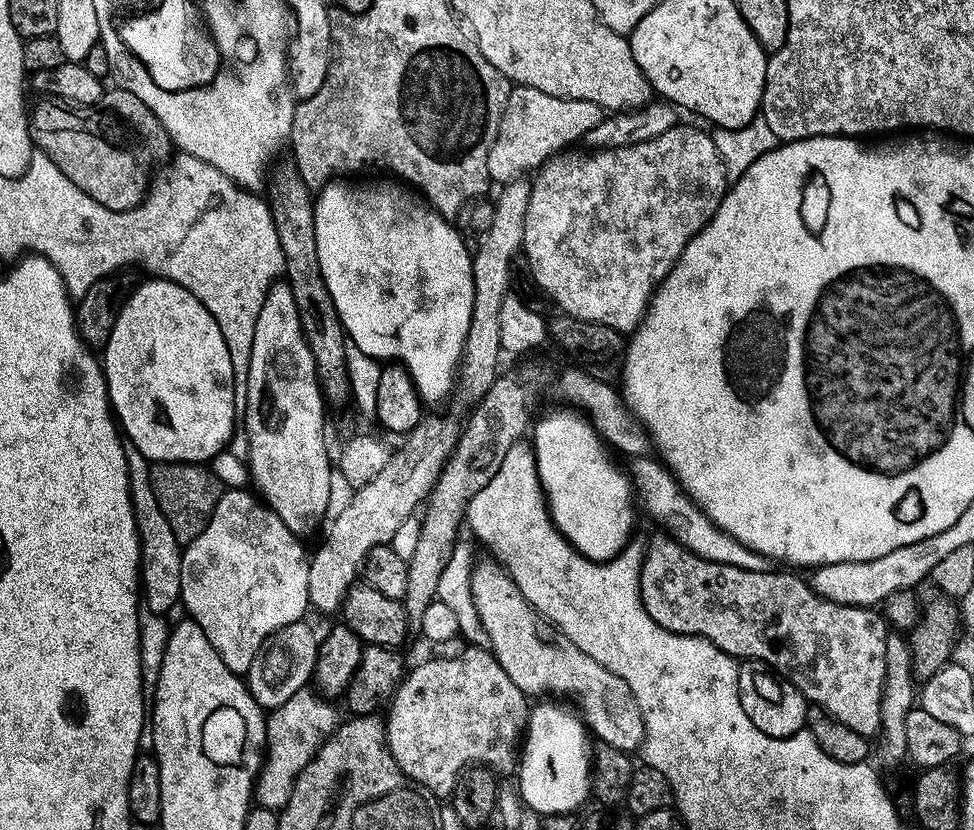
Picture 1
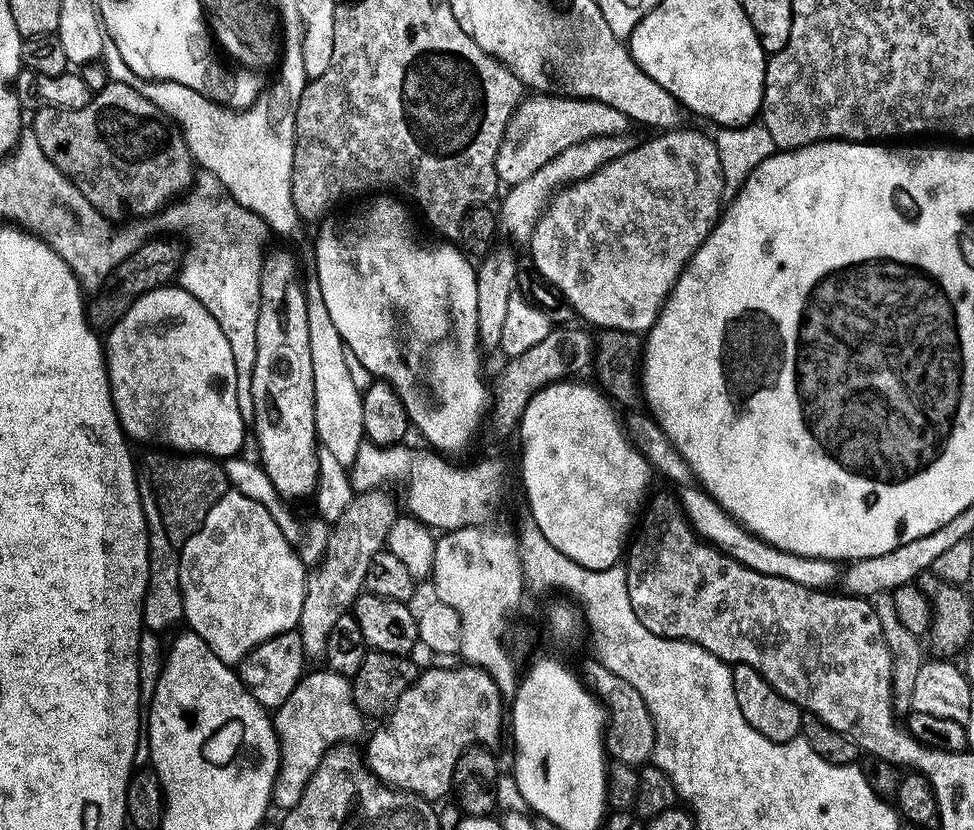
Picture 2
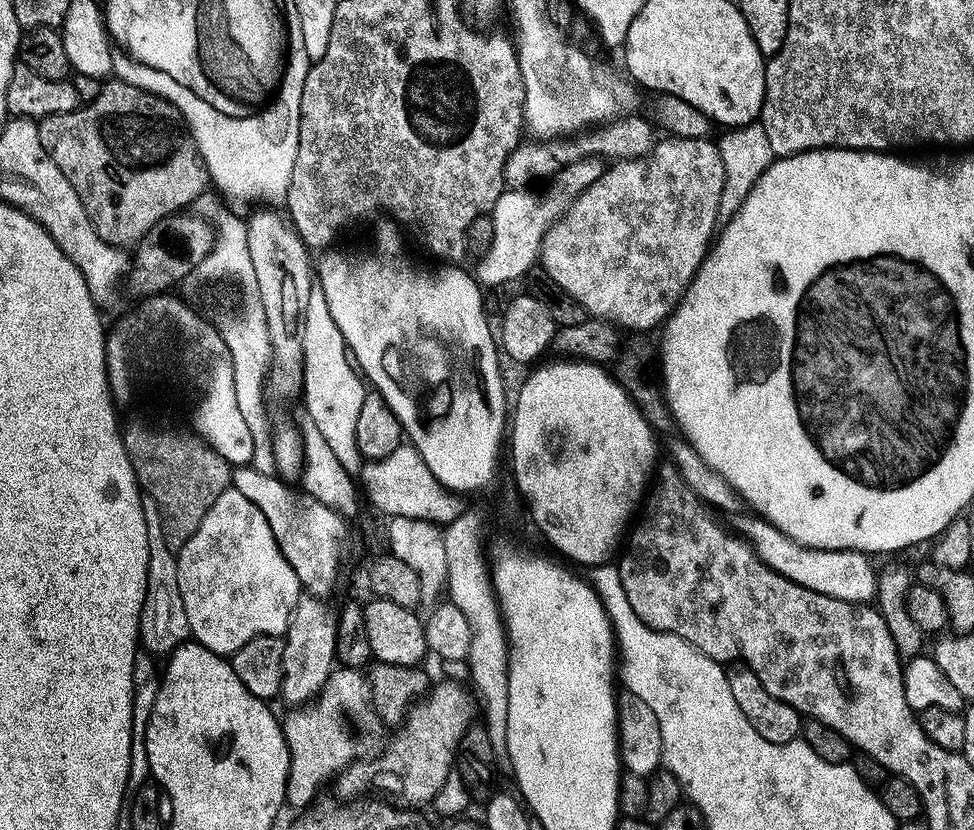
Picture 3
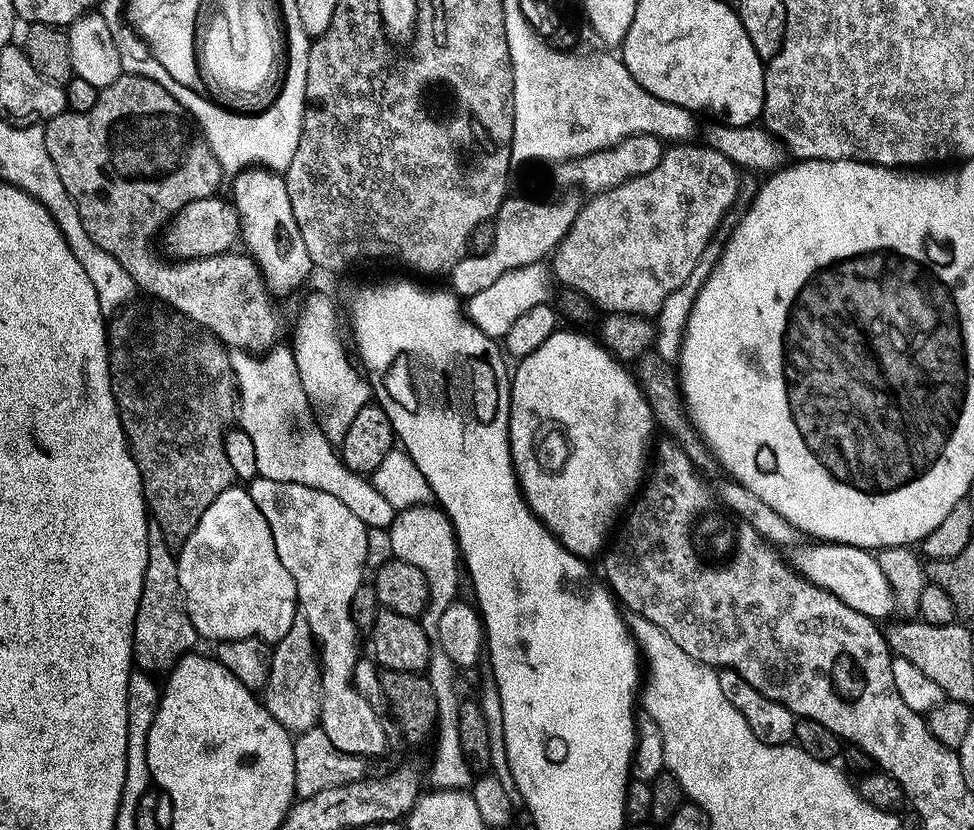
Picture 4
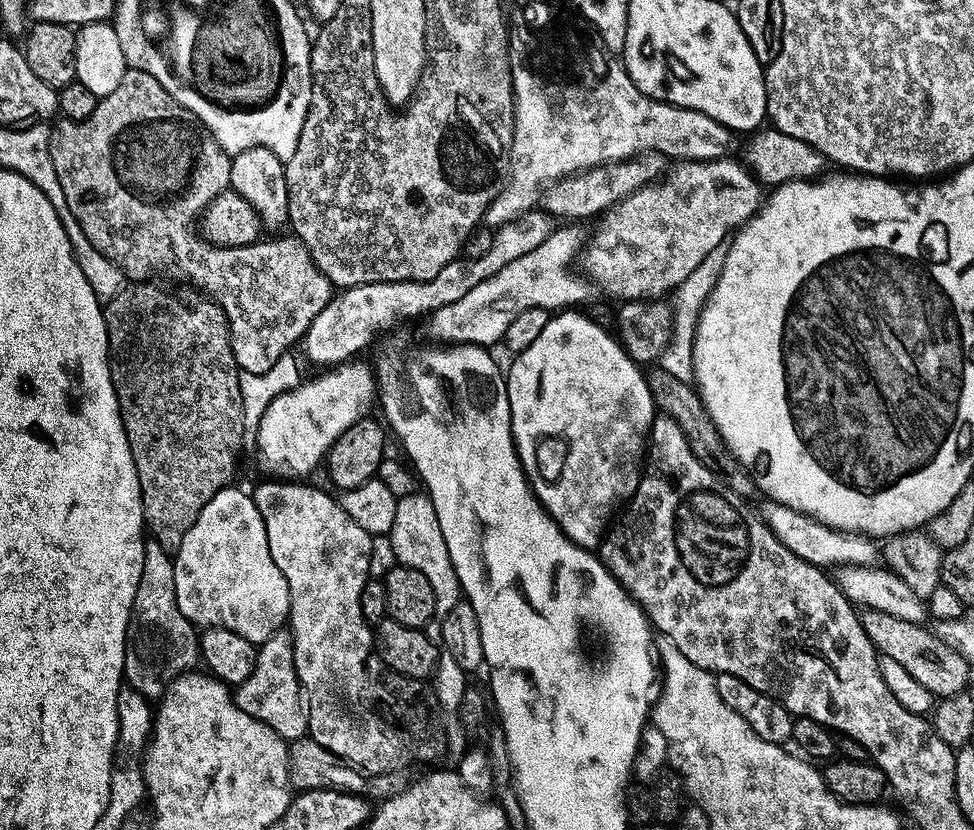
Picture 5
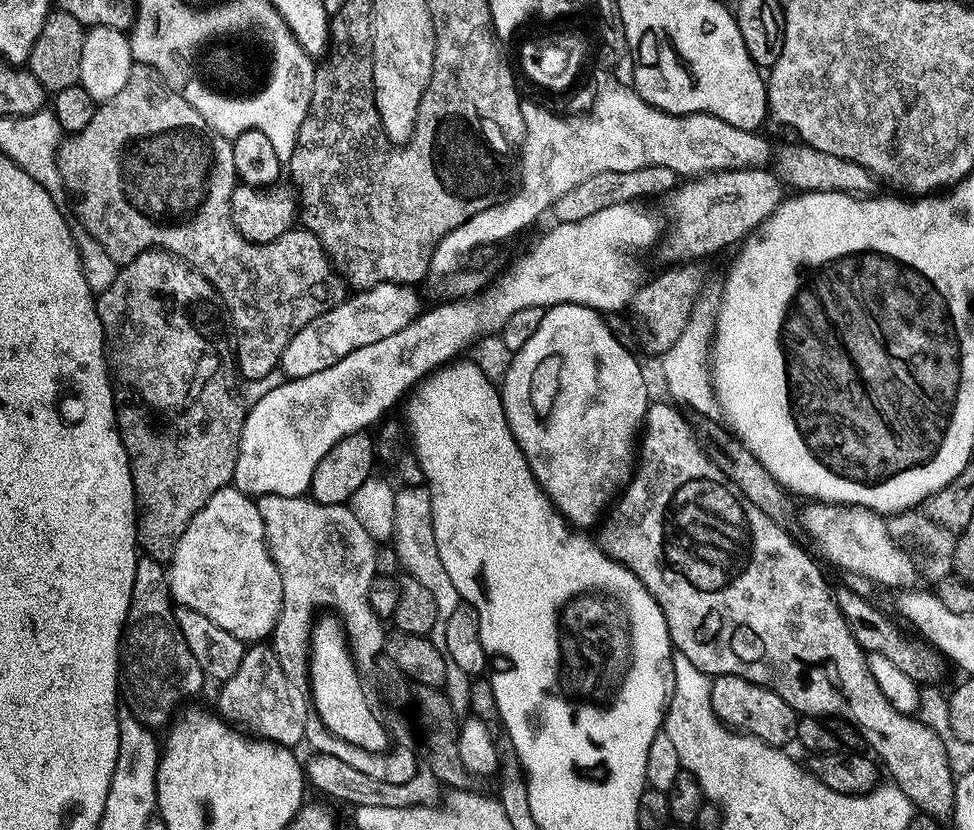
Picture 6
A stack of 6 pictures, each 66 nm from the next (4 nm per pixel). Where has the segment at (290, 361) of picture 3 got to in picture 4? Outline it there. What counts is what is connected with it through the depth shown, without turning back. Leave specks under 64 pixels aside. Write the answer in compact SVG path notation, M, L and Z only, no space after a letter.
M247 167L231 181L230 199L240 214L240 233L247 255L255 260L271 291L292 292L308 275L314 272L310 254L306 254L306 242L298 234L298 222L294 222L294 210L290 210L290 194L279 171L266 167Z

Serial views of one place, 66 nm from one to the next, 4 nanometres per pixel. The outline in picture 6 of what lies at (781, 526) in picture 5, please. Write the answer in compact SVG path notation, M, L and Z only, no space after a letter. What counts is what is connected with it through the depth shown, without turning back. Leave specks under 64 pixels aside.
M812 502L807 506L809 508L805 512L803 509L799 513L799 527L804 527L809 538L838 567L845 568L845 573L863 576L873 585L881 584L884 588L896 588L895 590L908 590L917 583L915 560L896 545L896 539L888 533L888 525L881 513L846 504Z

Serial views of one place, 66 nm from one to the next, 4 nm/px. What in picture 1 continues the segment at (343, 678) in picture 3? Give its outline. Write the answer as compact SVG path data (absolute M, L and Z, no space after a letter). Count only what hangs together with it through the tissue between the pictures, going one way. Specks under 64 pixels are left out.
M311 687L298 690L294 698L282 702L282 706L271 709L267 713L268 742L263 764L260 765L260 774L256 778L254 789L255 799L259 807L279 810L286 806L290 794L294 790L294 782L298 774L314 758L320 745L336 731L336 708L331 699Z

